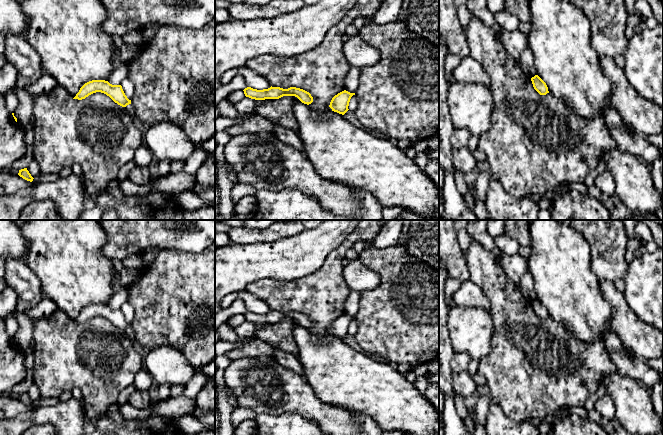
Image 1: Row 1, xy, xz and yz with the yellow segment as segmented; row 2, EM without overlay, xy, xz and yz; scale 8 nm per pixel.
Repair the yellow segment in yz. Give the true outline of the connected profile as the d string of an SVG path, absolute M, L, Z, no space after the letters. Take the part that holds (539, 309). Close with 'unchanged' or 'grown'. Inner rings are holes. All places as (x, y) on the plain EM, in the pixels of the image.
M535 299L534 301L532 301L531 305L534 313L540 319L546 319L547 317L549 317L546 307L538 299Z; unchanged

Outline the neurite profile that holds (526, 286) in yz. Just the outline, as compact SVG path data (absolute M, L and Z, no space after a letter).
M528 275L520 280L519 289L523 294L524 298L529 300L530 302L537 299L536 292L534 290L534 281Z

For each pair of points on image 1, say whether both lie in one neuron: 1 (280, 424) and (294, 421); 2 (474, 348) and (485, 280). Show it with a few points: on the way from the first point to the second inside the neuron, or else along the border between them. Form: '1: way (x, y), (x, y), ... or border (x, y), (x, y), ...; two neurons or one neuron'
1: way (283, 424), (291, 421); one neuron
2: border (488, 310), (491, 316), (493, 333); two neurons

